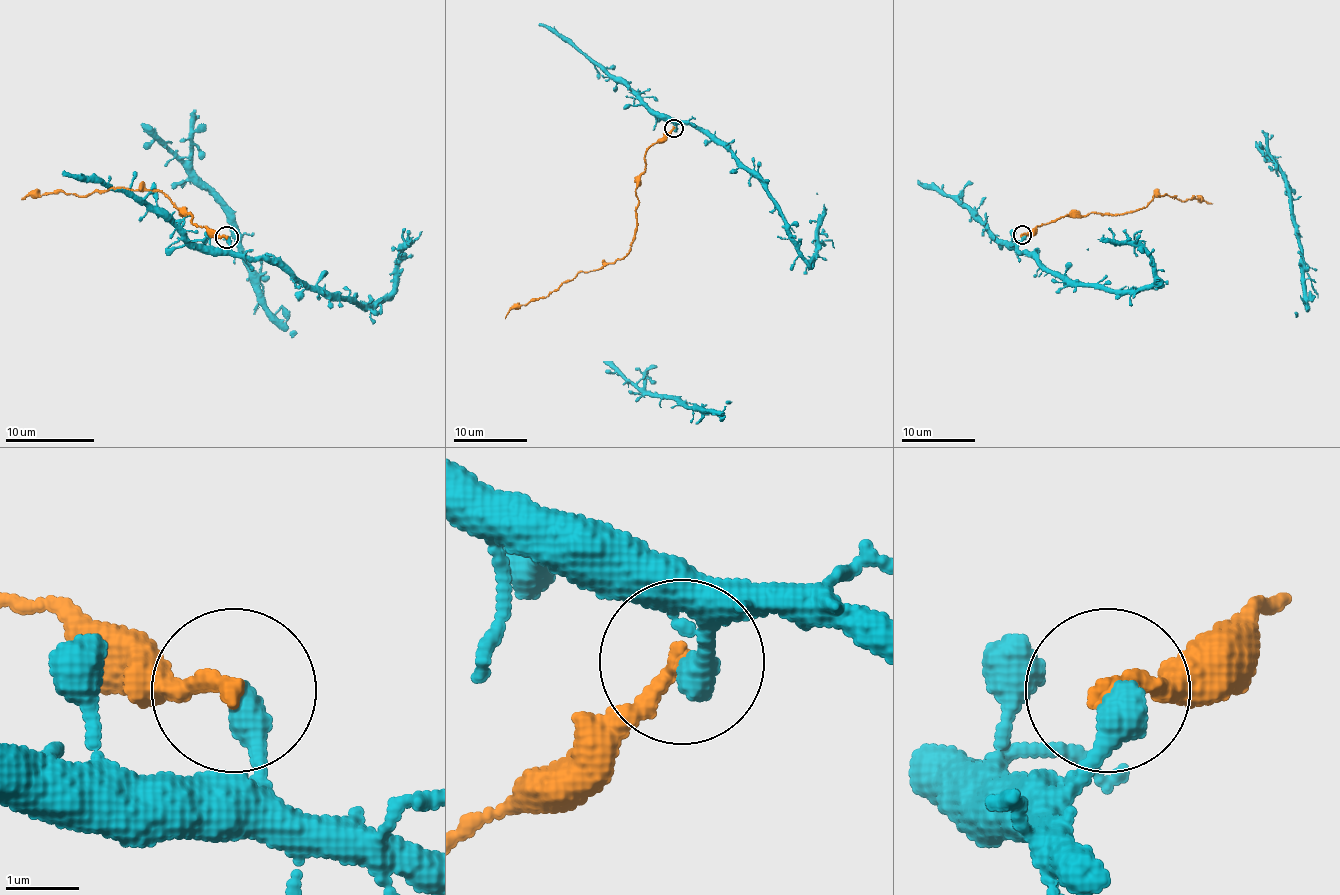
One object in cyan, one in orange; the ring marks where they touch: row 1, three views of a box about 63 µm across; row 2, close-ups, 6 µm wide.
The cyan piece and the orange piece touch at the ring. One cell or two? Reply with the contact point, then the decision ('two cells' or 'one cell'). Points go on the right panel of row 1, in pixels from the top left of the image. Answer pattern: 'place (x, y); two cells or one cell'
place (1022, 234); two cells

